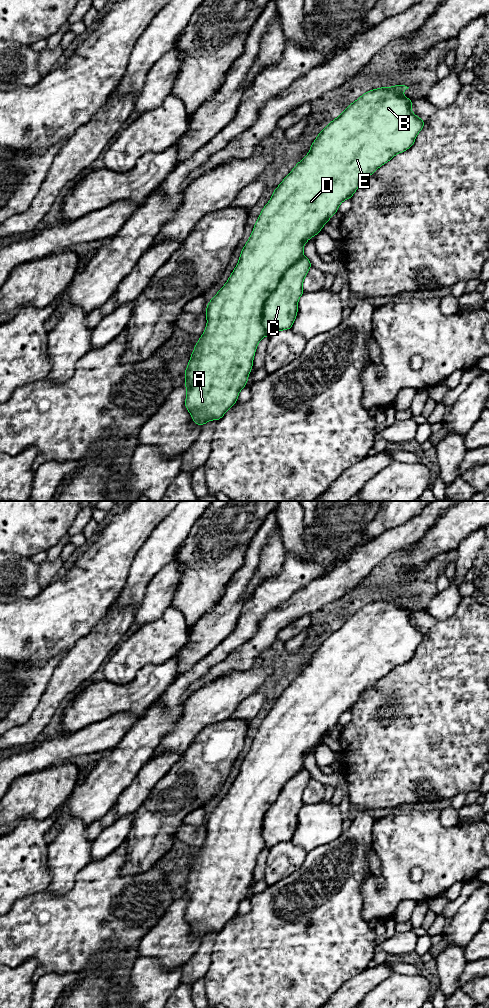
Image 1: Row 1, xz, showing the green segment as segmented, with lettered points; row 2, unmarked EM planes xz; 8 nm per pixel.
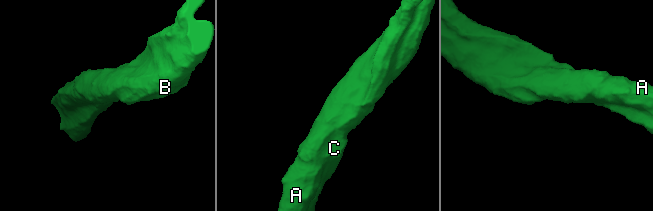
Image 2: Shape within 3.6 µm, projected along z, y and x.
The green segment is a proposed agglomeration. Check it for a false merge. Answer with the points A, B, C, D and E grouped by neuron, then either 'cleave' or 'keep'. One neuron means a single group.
A B C D E | keep

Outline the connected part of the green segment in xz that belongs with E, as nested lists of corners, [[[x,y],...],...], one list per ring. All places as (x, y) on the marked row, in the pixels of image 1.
[[[398,84],[392,87],[380,87],[377,89],[372,89],[362,94],[359,99],[352,102],[337,118],[331,121],[317,135],[316,139],[313,141],[310,147],[309,153],[295,165],[292,171],[273,191],[270,200],[262,209],[253,227],[251,236],[249,237],[240,253],[239,261],[236,267],[234,268],[225,285],[220,290],[218,290],[218,293],[207,304],[205,311],[205,316],[207,318],[206,328],[196,343],[187,368],[184,372],[184,386],[187,389],[185,408],[191,414],[194,424],[201,425],[203,427],[210,420],[220,420],[224,414],[237,403],[239,392],[244,387],[246,387],[249,374],[253,367],[253,359],[256,353],[256,348],[260,340],[264,336],[270,337],[278,331],[292,329],[292,325],[298,313],[298,300],[305,292],[303,289],[303,280],[306,277],[309,269],[313,267],[309,258],[303,255],[303,247],[307,241],[310,238],[316,236],[322,230],[323,226],[329,222],[330,217],[338,212],[338,207],[343,201],[351,199],[364,179],[370,175],[373,175],[379,167],[389,162],[395,155],[402,153],[413,146],[418,133],[422,130],[426,123],[421,119],[421,117],[417,117],[412,112],[411,104],[414,99],[406,98],[403,95],[403,91],[408,88],[409,87],[405,85]]]

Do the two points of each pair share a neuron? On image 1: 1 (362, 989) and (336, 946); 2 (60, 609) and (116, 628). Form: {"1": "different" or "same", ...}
{"1": "different", "2": "different"}

